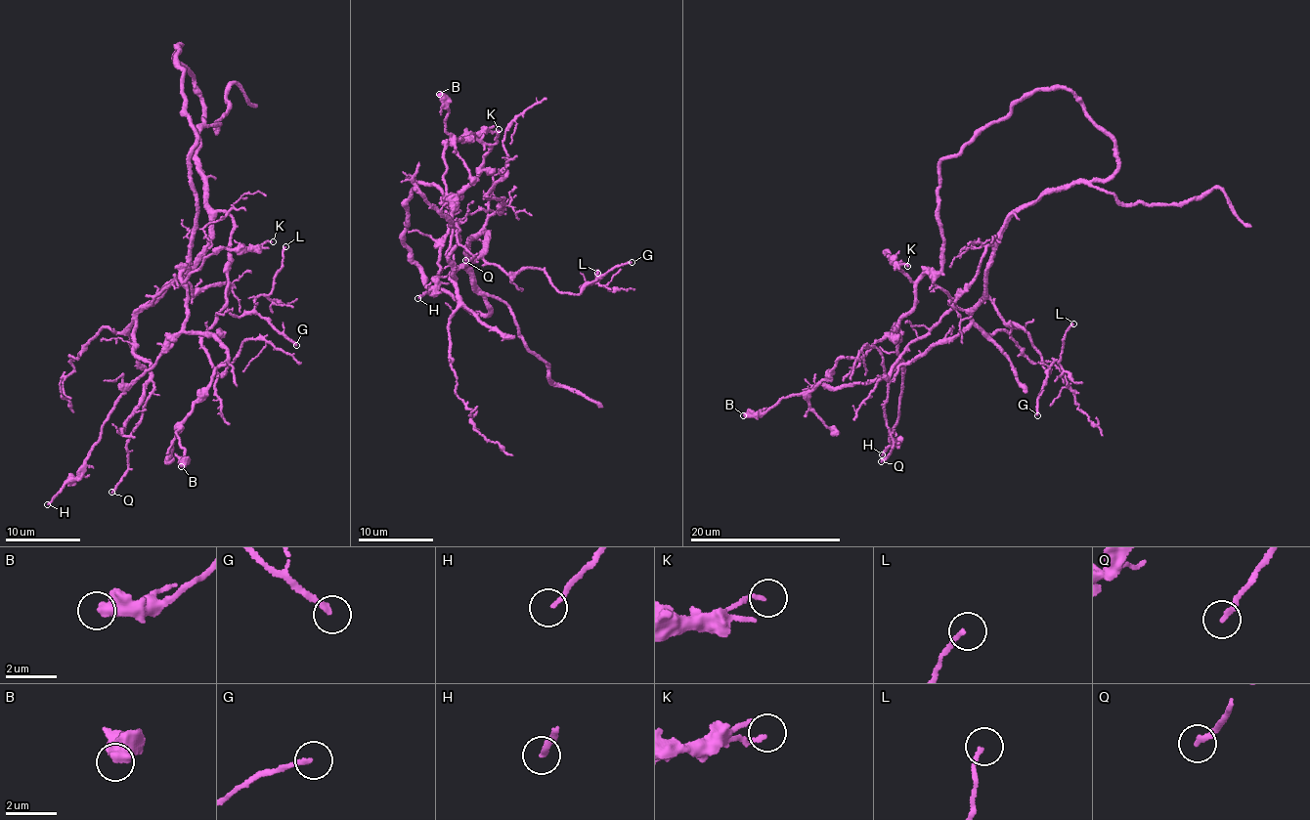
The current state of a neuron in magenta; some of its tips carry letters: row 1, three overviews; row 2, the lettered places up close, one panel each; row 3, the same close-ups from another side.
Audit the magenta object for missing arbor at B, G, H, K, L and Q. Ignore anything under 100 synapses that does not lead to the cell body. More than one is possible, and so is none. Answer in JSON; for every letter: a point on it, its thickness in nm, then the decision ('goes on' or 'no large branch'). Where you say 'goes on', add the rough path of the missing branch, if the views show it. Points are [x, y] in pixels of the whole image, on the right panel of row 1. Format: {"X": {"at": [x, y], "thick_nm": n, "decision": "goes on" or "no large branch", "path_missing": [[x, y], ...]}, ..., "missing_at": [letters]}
{"B": {"at": [743, 415], "thick_nm": 500, "decision": "no large branch"}, "G": {"at": [1037, 415], "thick_nm": 200, "decision": "no large branch"}, "H": {"at": [882, 454], "thick_nm": 180, "decision": "no large branch"}, "K": {"at": [907, 266], "thick_nm": 130, "decision": "no large branch"}, "L": {"at": [1073, 323], "thick_nm": 150, "decision": "no large branch"}, "Q": {"at": [881, 461], "thick_nm": 200, "decision": "no large branch"}, "missing_at": []}

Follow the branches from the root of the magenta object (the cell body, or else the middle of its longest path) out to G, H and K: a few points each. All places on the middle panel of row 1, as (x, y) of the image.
G: (426, 284), (489, 314), (465, 264), (483, 234), (489, 262), (508, 275), (537, 267), (562, 292), (632, 262)
H: (426, 284), (404, 237), (410, 175), (451, 208), (462, 195), (439, 279), (417, 298)
K: (426, 284), (404, 237), (415, 184), (410, 175), (445, 194), (454, 208), (442, 178), (450, 141), (499, 129)

